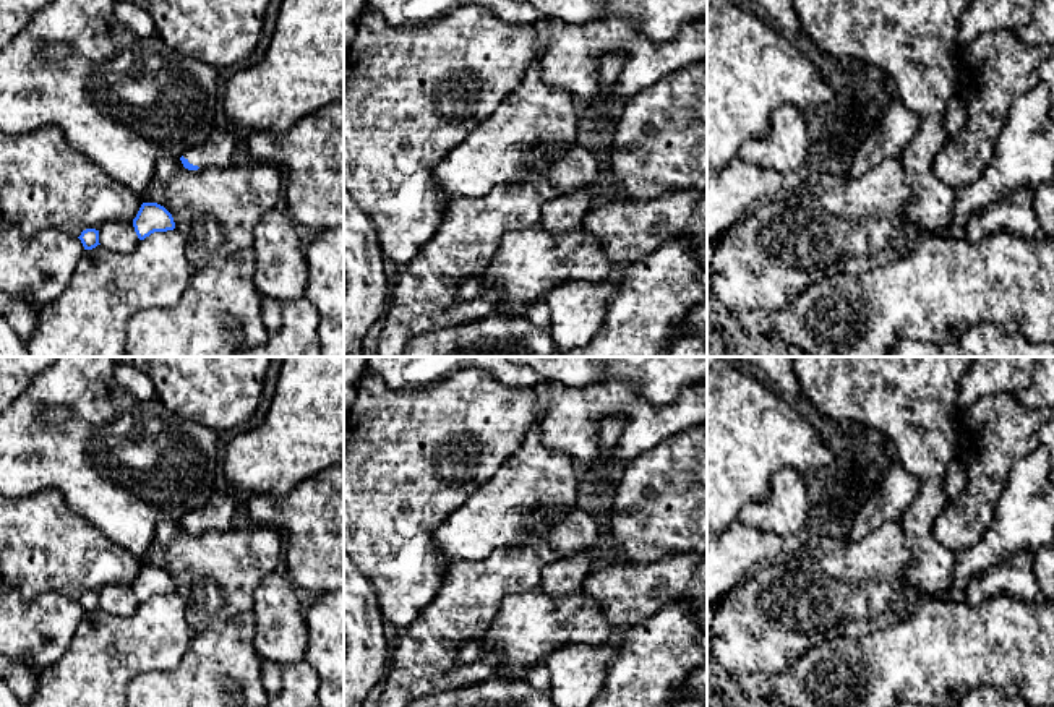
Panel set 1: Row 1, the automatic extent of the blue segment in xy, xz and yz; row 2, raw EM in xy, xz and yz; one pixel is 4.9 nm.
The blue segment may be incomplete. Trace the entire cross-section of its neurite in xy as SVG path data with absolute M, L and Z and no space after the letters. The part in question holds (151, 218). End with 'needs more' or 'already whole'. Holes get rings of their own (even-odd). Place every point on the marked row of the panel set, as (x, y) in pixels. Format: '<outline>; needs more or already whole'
M143 203L133 227L139 240L144 240L154 232L167 232L175 229L172 214L157 203Z; already whole

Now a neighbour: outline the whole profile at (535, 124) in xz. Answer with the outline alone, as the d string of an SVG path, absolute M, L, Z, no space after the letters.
M535 57L521 84L499 107L467 138L451 149L435 167L443 203L457 196L480 198L493 188L522 183L532 174L550 175L555 159L559 159L576 143L579 126L585 123L576 97L550 86L542 78L540 58Z

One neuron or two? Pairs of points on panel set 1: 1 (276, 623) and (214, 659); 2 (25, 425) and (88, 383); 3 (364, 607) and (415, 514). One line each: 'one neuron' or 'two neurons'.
1: two neurons
2: one neuron
3: two neurons

